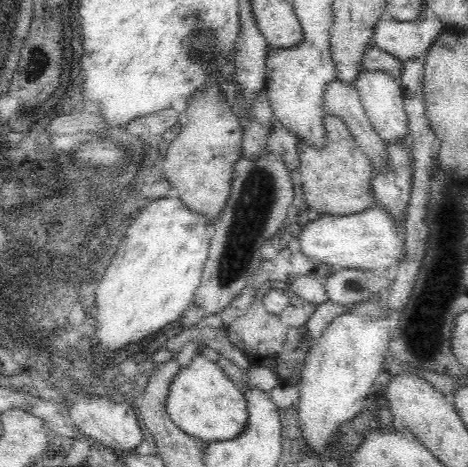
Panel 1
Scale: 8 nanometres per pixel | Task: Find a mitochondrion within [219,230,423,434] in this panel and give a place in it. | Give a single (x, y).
(356, 284)

